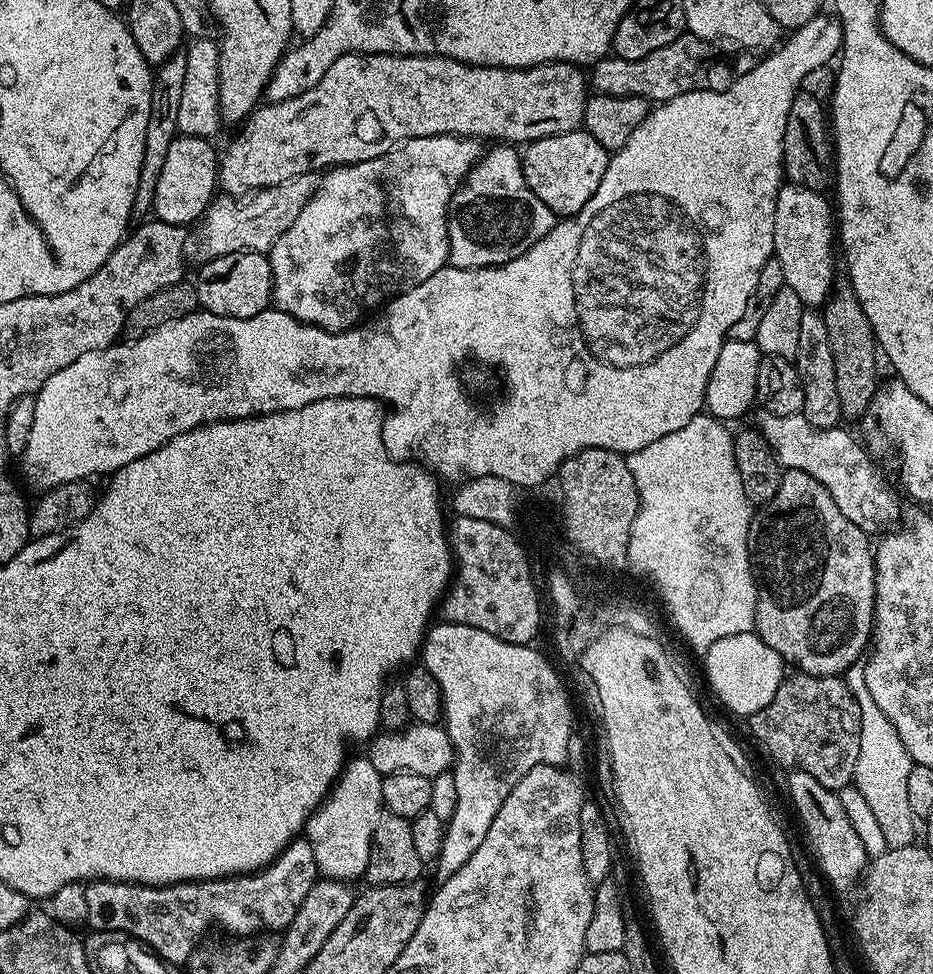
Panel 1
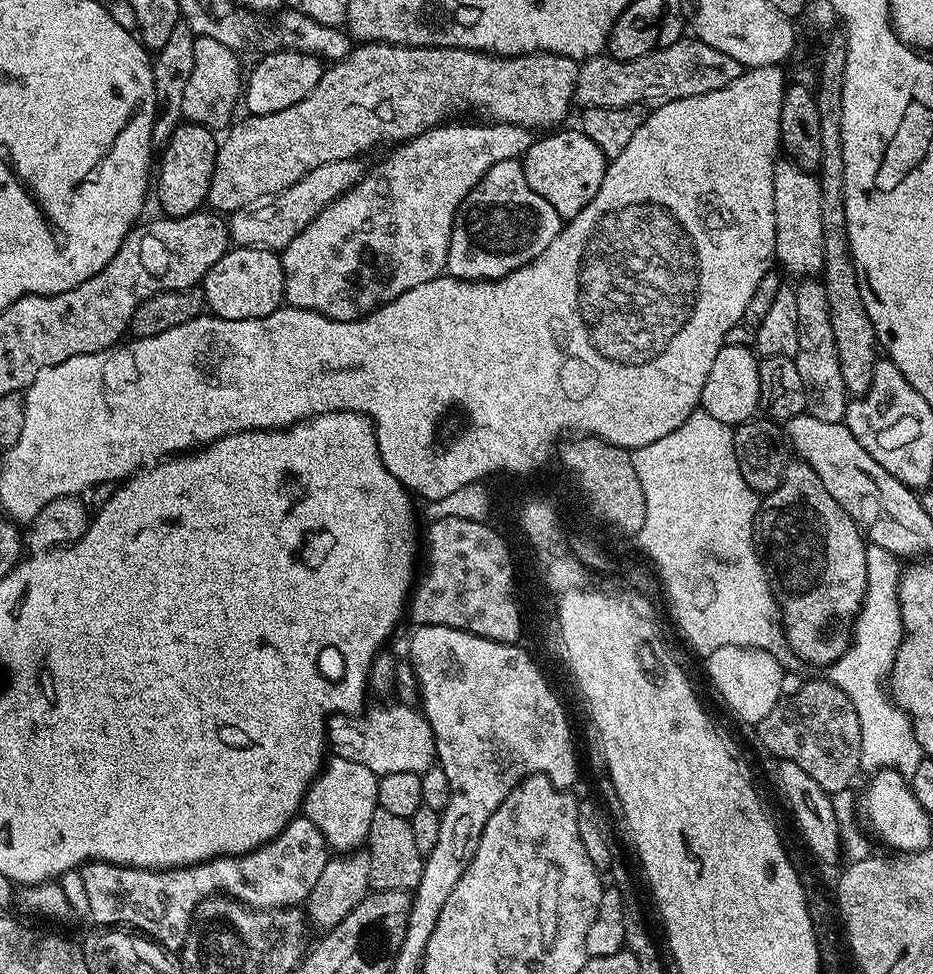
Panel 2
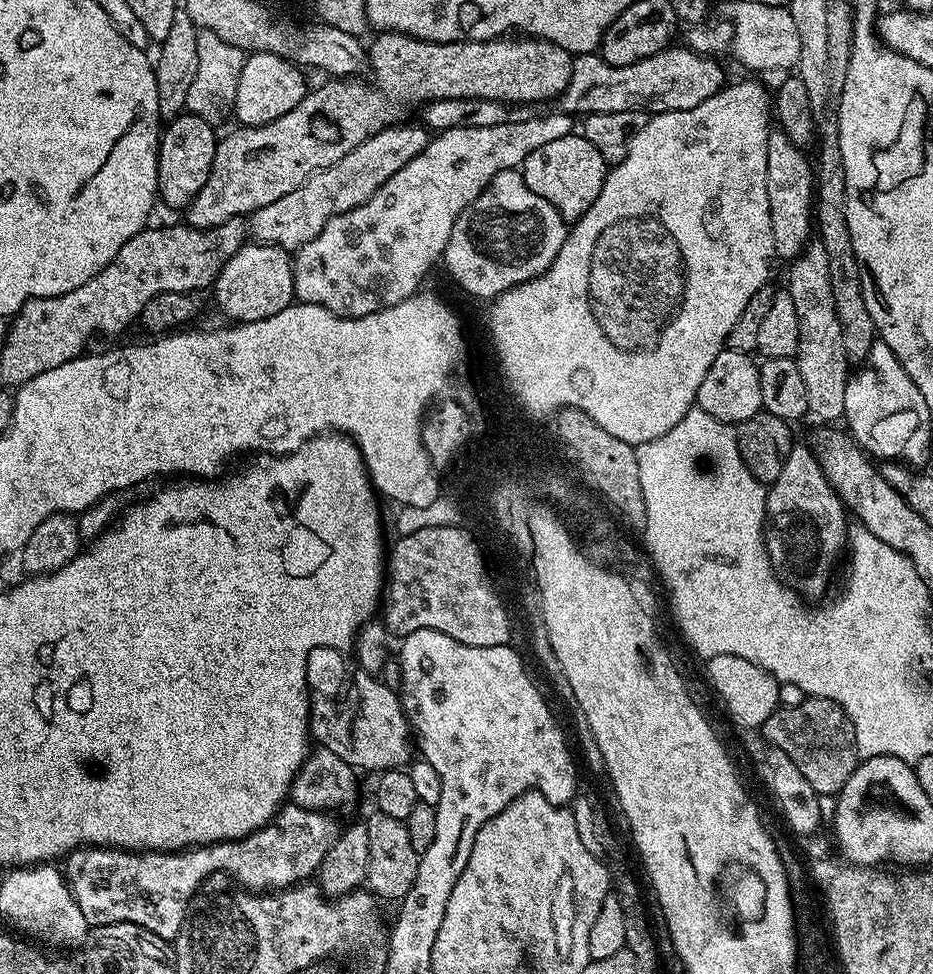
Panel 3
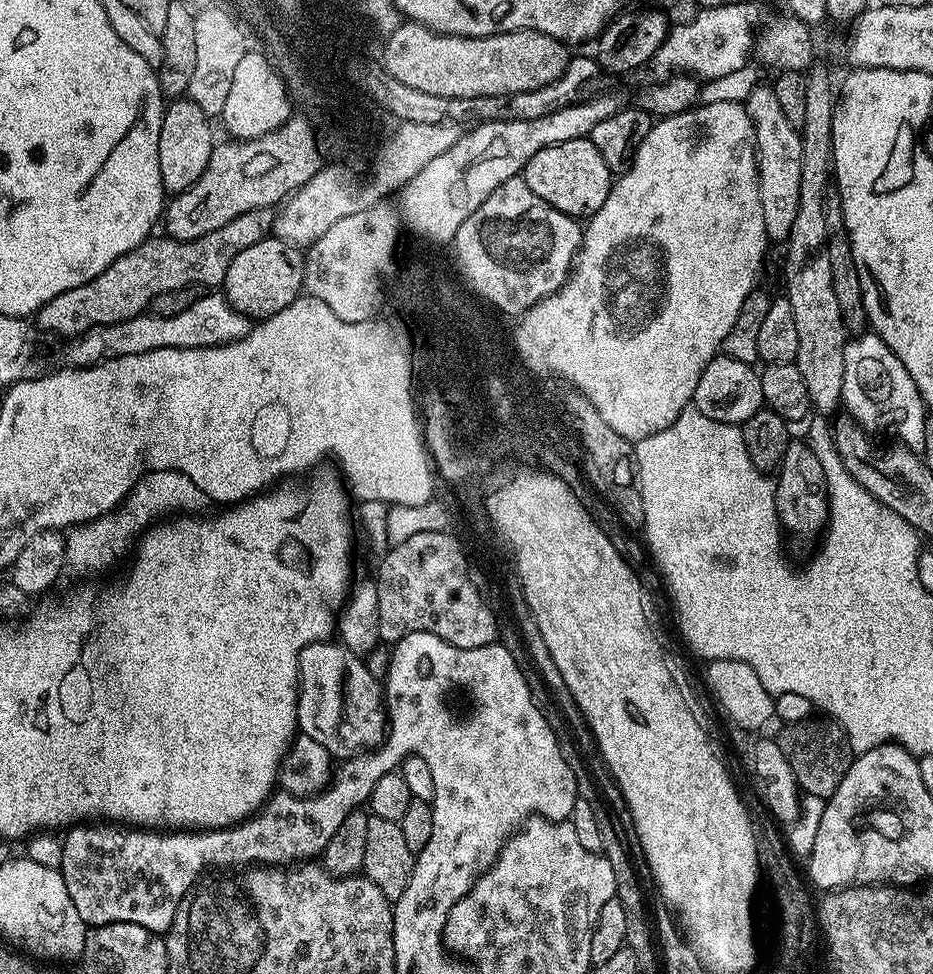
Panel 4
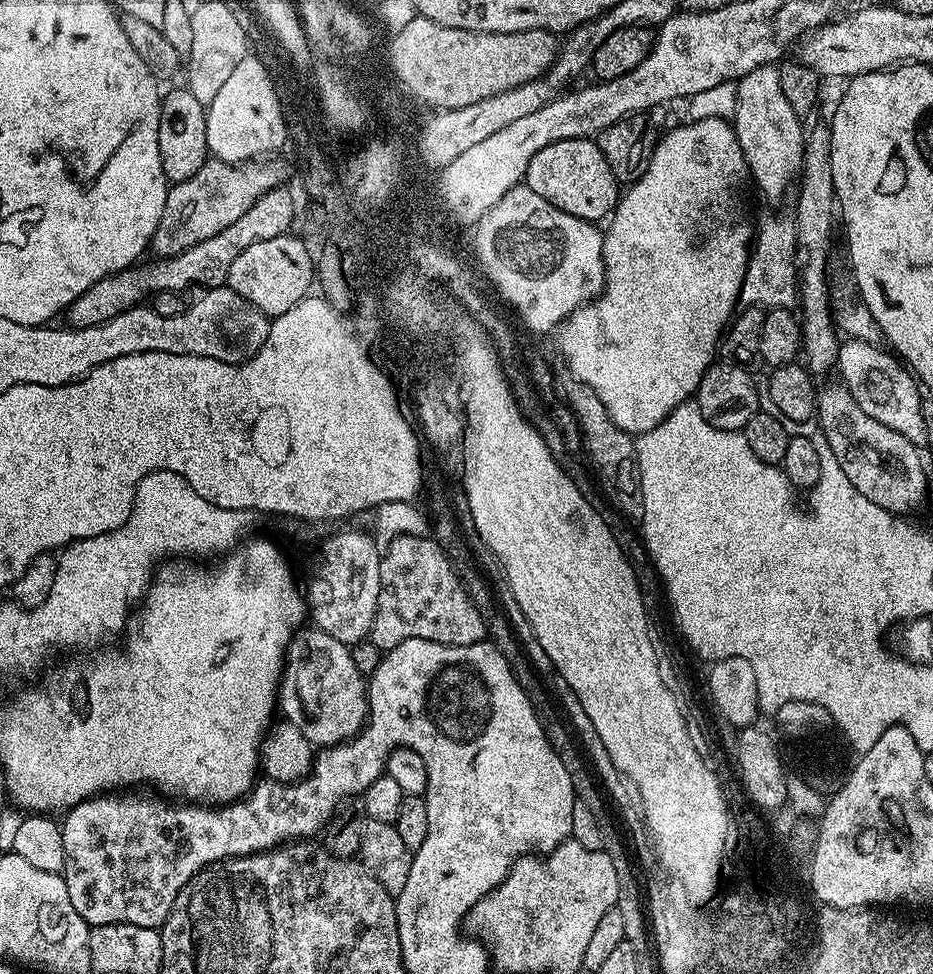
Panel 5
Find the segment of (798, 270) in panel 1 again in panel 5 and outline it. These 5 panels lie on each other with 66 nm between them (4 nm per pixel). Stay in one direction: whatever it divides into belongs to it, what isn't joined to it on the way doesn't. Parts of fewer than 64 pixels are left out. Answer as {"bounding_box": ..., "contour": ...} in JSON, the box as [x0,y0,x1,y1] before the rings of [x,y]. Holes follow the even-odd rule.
{"bounding_box":[734,64,805,200],"contour":[[[763,64],[750,70],[737,83],[737,108],[734,115],[736,137],[748,163],[751,183],[760,187],[768,200],[780,200],[788,187],[797,183],[800,167],[804,161],[805,125],[802,118],[794,114],[794,106],[786,94],[782,94],[782,78],[779,67]]]}

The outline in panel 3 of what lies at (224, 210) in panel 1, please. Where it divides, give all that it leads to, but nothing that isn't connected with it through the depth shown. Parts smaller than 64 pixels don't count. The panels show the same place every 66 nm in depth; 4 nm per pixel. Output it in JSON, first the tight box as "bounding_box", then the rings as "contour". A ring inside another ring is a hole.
{"bounding_box":[247,122,430,254],"contour":[[[412,122],[384,128],[368,136],[366,142],[354,146],[354,150],[338,158],[338,162],[321,172],[313,172],[308,177],[308,183],[298,190],[290,190],[290,194],[278,198],[278,202],[270,202],[270,206],[262,206],[247,217],[251,239],[262,244],[273,244],[289,254],[295,253],[297,248],[318,235],[332,216],[354,210],[354,206],[362,206],[362,202],[369,200],[378,186],[394,178],[394,174],[398,174],[410,158],[422,154],[430,136],[423,127],[420,128],[415,128]]]}

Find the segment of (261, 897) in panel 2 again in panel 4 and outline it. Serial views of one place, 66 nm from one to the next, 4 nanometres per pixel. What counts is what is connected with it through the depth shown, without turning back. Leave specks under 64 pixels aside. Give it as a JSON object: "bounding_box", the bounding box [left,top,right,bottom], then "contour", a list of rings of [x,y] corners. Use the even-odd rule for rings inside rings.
{"bounding_box":[59,762,356,934],"contour":[[[348,762],[345,764],[348,765],[341,772],[339,769],[338,775],[334,780],[334,788],[337,788],[340,792],[334,793],[333,796],[328,796],[329,794],[292,796],[289,792],[276,790],[269,796],[268,801],[261,806],[260,811],[255,812],[247,820],[241,820],[239,824],[231,824],[229,828],[209,828],[207,830],[149,830],[135,826],[121,826],[115,822],[81,822],[67,829],[62,836],[59,869],[62,878],[66,882],[66,890],[70,890],[70,902],[74,902],[74,910],[78,910],[78,918],[82,918],[82,922],[86,926],[93,928],[97,928],[103,924],[130,922],[131,924],[142,926],[151,932],[164,934],[167,933],[168,927],[174,922],[176,911],[182,902],[182,898],[192,889],[193,884],[197,883],[207,873],[204,872],[207,868],[216,868],[212,870],[232,870],[237,866],[295,866],[301,862],[308,862],[313,858],[319,857],[326,850],[326,842],[330,842],[330,838],[334,838],[338,826],[342,826],[342,821],[346,819],[346,814],[354,811],[352,796],[348,792],[352,792],[356,788],[356,768],[352,765],[355,763]]]}

